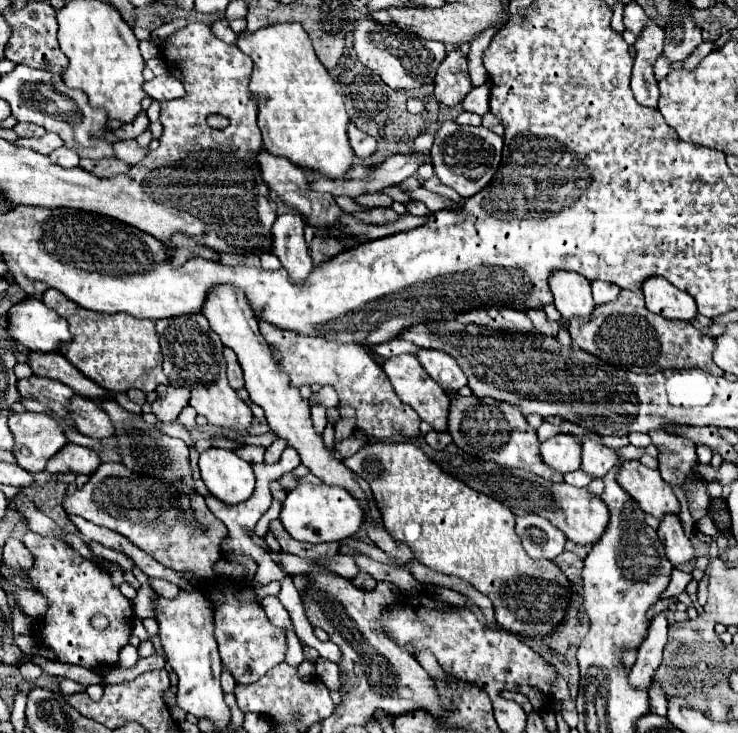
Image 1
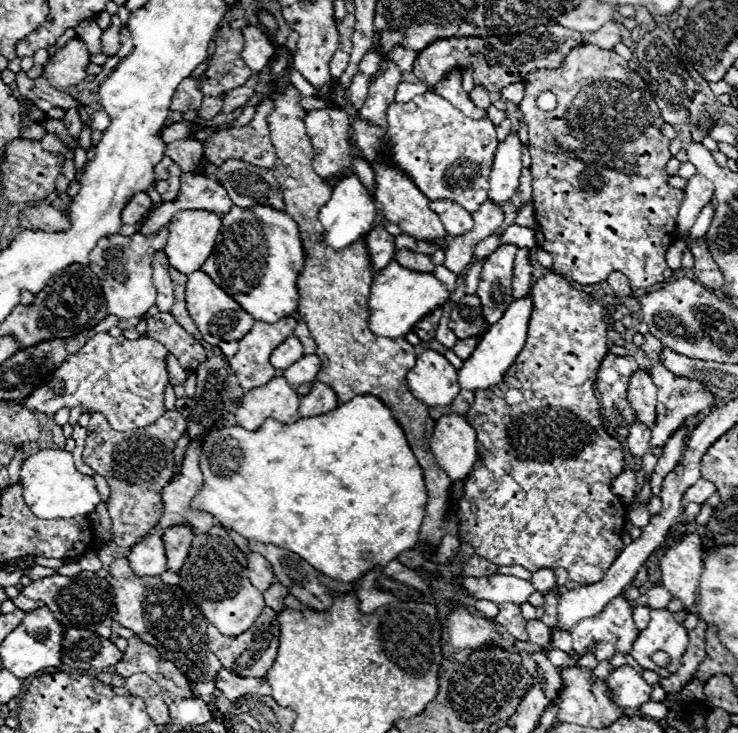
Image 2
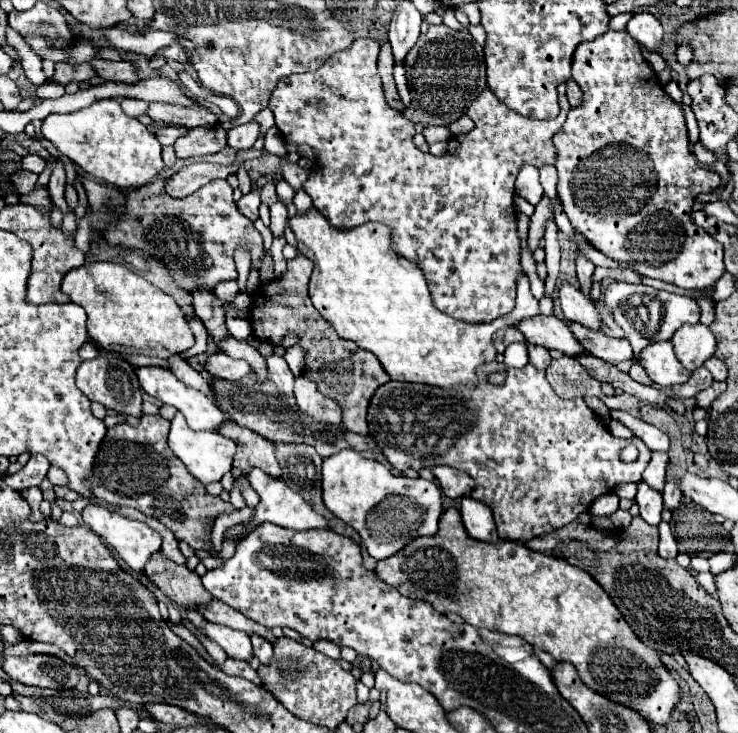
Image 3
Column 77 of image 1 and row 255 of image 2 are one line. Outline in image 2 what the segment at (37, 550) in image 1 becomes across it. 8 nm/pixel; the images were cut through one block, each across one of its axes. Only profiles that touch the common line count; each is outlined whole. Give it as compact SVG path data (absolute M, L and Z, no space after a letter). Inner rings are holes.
M584 44L584 46L576 46L574 50L570 50L570 54L564 58L564 62L558 70L534 70L534 72L526 74L526 78L522 78L522 84L524 84L524 100L520 102L520 110L524 112L526 126L528 126L528 142L530 142L530 158L532 158L532 164L530 164L532 204L534 204L536 222L542 228L544 238L546 238L542 248L546 252L550 252L554 258L552 270L566 276L566 278L576 280L578 284L606 282L608 274L616 272L616 270L622 272L624 276L628 276L628 280L634 288L650 288L656 282L662 282L664 280L662 272L668 268L664 256L666 256L666 250L676 240L676 236L674 236L676 234L676 216L678 216L678 208L680 208L686 192L680 188L672 188L668 184L666 162L672 158L672 154L668 150L670 140L666 140L660 134L660 126L664 124L664 120L660 116L660 108L654 104L652 94L644 84L644 80L636 72L632 72L628 68L628 62L622 56L618 56L614 50L604 50L594 44ZM546 90L552 90L558 98L558 106L552 112L544 112L536 106L538 94L542 94Z

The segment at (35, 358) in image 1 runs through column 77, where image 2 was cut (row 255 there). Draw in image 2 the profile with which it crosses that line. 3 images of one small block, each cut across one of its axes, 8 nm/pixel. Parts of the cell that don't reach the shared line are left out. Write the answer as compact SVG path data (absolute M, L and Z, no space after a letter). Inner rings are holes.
M376 226L370 234L364 236L370 264L374 270L382 270L394 258L394 236L384 230L384 226Z

